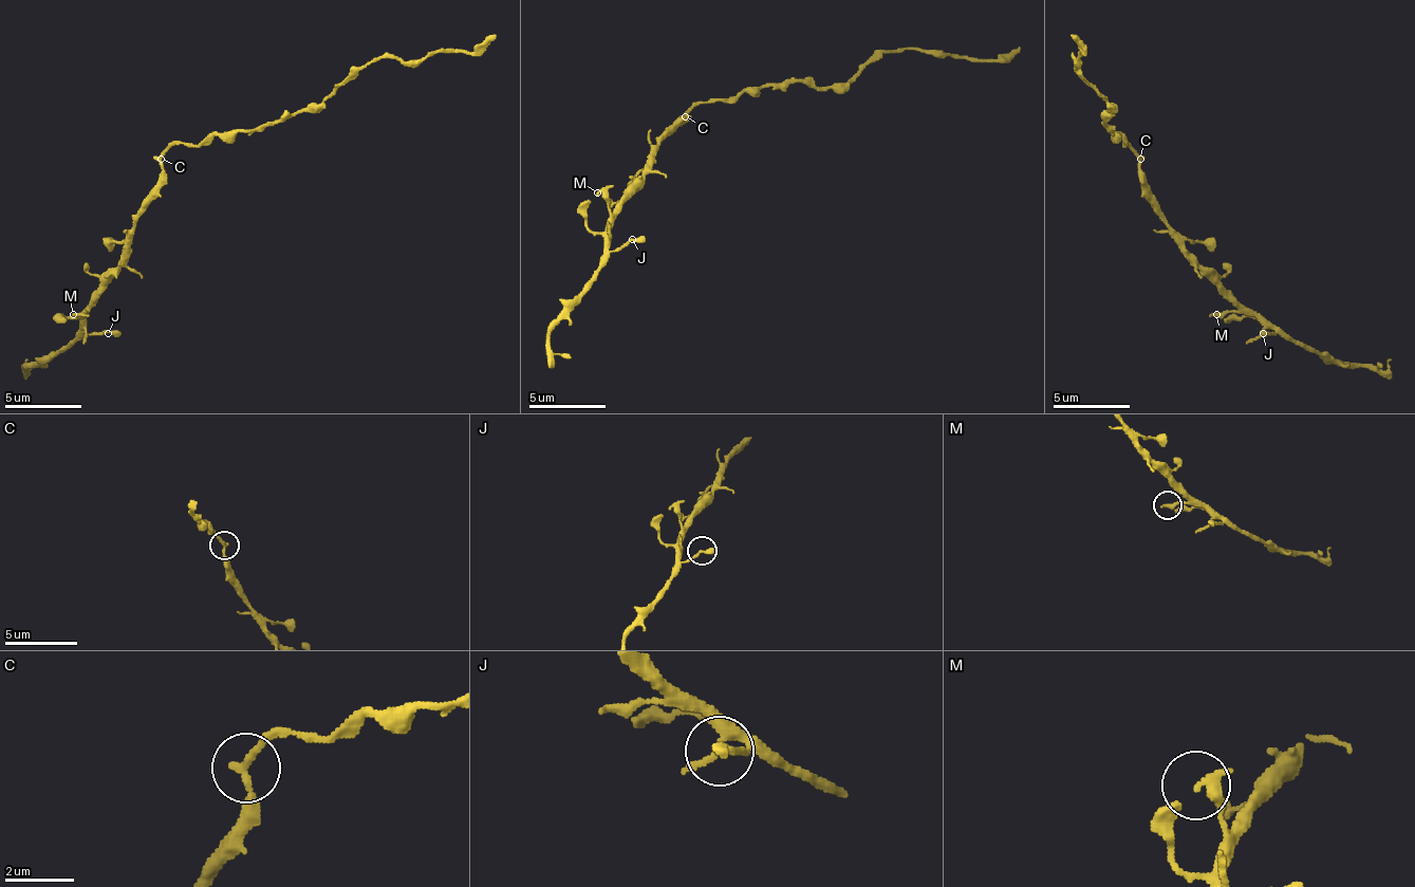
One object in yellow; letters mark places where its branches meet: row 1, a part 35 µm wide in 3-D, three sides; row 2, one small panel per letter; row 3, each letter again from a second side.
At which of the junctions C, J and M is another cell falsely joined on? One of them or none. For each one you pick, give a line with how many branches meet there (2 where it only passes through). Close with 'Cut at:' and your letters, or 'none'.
C: branches 2
Cut at: C

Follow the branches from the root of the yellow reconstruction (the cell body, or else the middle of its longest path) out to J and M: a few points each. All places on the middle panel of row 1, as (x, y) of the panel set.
J: (690, 111), (658, 142), (655, 162), (644, 177), (644, 184), (613, 219), (609, 246), (620, 251), (632, 239)
M: (690, 111), (655, 146), (651, 169), (613, 211), (597, 192)

